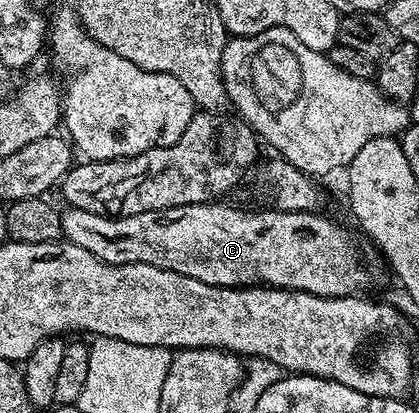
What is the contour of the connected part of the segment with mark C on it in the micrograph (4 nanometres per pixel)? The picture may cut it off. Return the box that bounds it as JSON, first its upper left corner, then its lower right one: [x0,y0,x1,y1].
[61,202,387,298]

